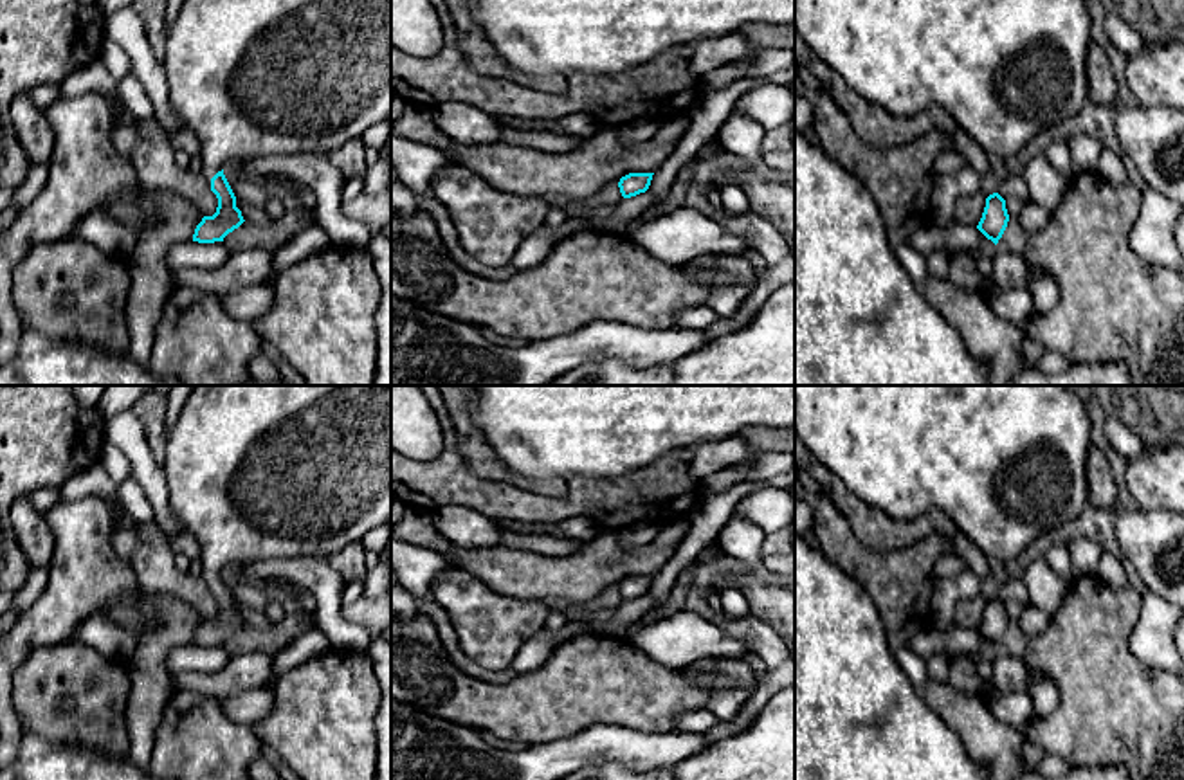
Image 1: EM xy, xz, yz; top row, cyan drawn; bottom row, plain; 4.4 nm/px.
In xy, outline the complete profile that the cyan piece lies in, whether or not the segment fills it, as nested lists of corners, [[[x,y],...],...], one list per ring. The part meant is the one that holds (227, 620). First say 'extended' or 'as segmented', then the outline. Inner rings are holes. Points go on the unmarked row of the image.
extended; [[[195,385],[168,434],[162,472],[175,521],[196,539],[200,548],[198,571],[211,584],[211,594],[218,602],[216,616],[202,621],[195,632],[193,645],[223,645],[229,636],[245,625],[223,578],[227,567],[270,558],[328,558],[360,542],[369,530],[391,521],[391,385]]]

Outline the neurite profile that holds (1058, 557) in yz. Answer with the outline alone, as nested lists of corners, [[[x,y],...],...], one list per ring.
[[[1067,542],[1051,546],[1043,555],[1043,558],[1049,564],[1049,567],[1054,571],[1054,575],[1058,575],[1065,582],[1070,582],[1072,569],[1070,569],[1070,551]]]

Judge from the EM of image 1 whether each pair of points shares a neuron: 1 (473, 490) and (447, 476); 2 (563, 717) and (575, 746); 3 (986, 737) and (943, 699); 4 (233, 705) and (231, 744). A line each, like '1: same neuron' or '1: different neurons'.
1: same neuron
2: different neurons
3: same neuron
4: different neurons

